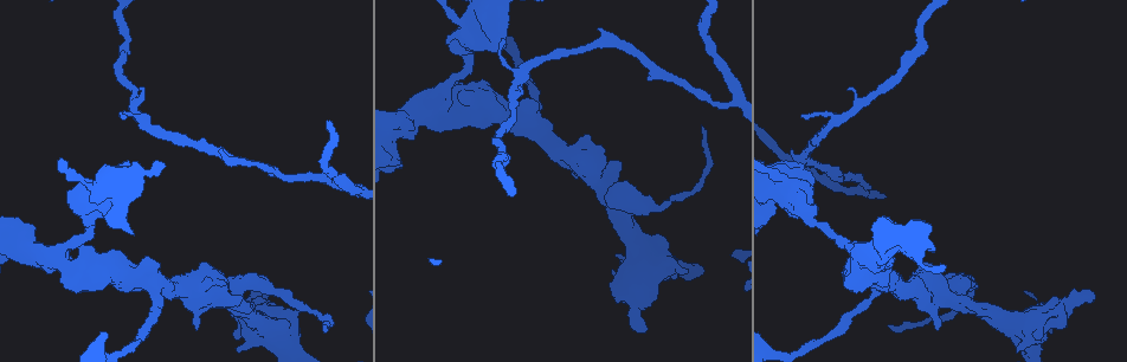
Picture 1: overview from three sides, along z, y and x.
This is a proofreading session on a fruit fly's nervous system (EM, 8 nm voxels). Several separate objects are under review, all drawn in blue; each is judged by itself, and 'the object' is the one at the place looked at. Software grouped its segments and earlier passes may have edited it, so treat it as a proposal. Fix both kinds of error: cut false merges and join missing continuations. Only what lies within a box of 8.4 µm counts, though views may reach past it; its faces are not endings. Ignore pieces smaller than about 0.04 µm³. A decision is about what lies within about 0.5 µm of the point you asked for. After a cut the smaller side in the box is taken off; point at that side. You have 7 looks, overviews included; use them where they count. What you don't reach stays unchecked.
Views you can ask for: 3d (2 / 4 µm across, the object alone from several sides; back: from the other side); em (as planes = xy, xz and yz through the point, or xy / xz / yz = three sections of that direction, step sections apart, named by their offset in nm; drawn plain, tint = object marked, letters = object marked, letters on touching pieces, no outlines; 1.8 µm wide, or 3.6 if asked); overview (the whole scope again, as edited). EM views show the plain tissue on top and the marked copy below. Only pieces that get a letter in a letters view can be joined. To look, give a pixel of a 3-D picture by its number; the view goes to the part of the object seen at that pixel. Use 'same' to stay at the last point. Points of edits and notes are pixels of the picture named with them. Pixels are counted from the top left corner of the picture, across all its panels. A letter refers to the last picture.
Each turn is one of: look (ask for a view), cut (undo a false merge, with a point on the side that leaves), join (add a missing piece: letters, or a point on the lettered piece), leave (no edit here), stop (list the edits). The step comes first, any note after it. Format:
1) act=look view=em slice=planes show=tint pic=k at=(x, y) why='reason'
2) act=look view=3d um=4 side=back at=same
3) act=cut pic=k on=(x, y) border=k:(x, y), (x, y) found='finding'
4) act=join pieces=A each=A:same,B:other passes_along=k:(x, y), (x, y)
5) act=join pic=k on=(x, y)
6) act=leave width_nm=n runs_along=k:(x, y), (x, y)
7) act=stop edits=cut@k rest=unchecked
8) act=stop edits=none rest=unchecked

act=look view=em slice=planes show=letters pic=1 at=(685, 270) why='stops while still wide'

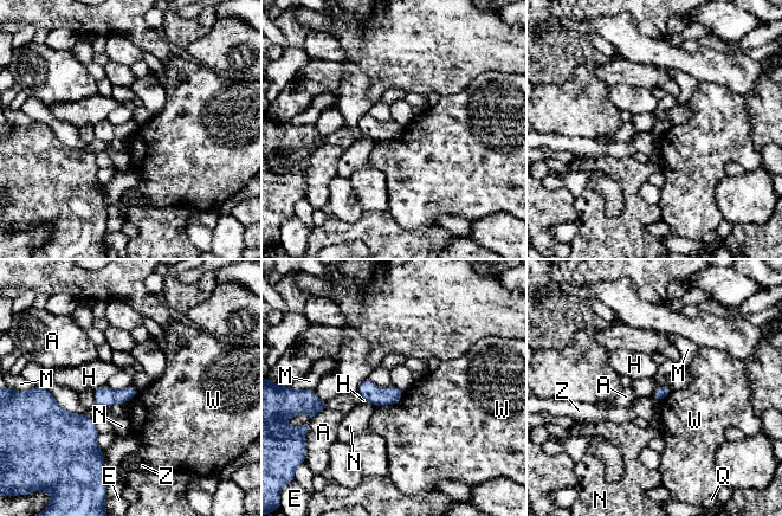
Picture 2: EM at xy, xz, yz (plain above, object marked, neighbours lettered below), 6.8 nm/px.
act=leave each=A:other,E:other,H:other,M:other,N:other,Q:other,W:other,Z:other border=2:(404, 391), (400, 399), (392, 405) found='no lettered piece goes on from it'

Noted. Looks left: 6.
act=look view=3d um=2 side=back pic=1 at=(525, 124) why='two arms in line, one across'

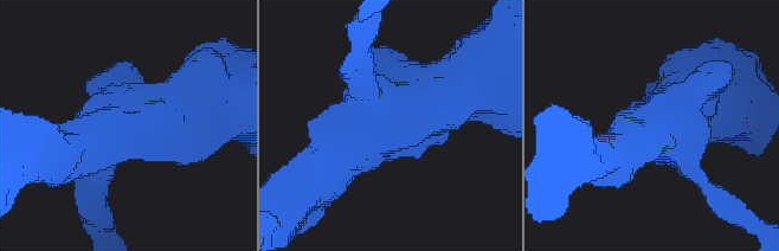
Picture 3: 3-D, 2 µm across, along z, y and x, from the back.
act=look view=em slice=planes show=tint pic=3 at=(662, 127)

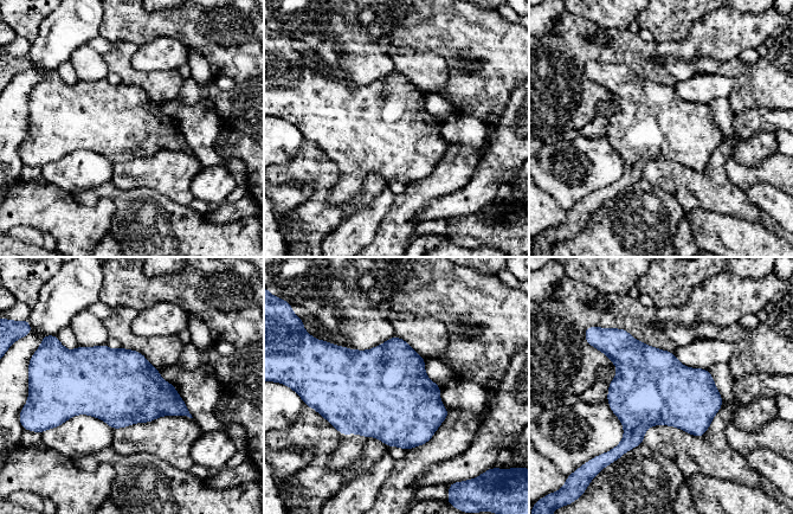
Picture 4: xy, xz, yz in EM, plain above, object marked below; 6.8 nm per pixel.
act=look view=em slice=planes show=letters at=same

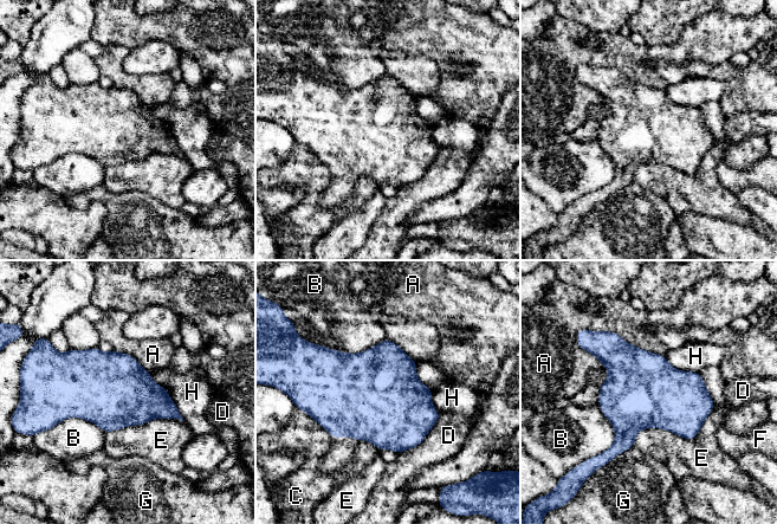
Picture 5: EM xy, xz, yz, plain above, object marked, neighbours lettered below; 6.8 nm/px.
act=leave each=A:other,B:other,C:other,D:other,E:other,F:other,G:other,H:other border=5:(600, 330), (664, 355) found='continuous, no second cell'

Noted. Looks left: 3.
act=look view=3d um=2 side=back pic=1 at=(808, 216) why='three arms meet'

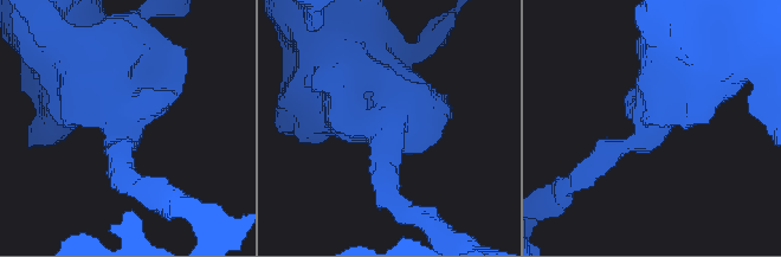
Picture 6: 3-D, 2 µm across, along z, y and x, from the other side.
act=look view=em um=3.6 slice=planes show=letters pic=6 at=(378, 132) why='now the EM'

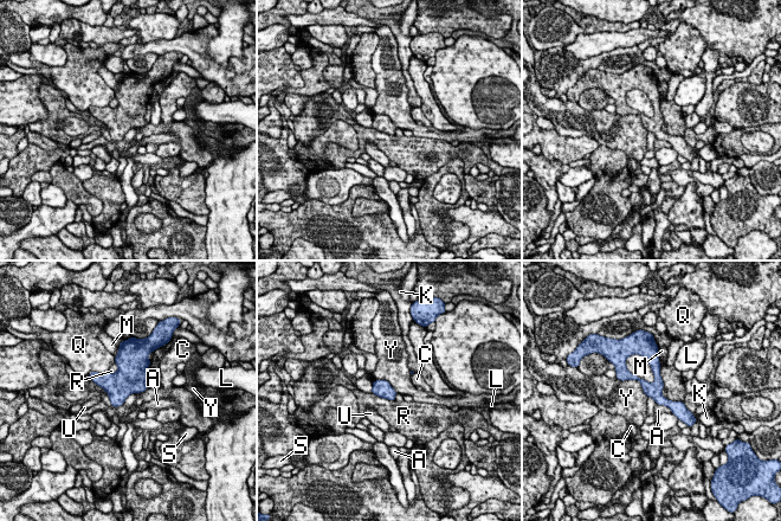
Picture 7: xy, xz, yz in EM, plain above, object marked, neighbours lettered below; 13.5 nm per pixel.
act=leave each=A:other,C:other,K:other,L:other,M:other,Q:other,R:other,S:other,U:other,Y:other border=7:(660, 365), (662, 394), (683, 401) found='one cell here'

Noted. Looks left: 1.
act=stop edits=none rest=unchecked

